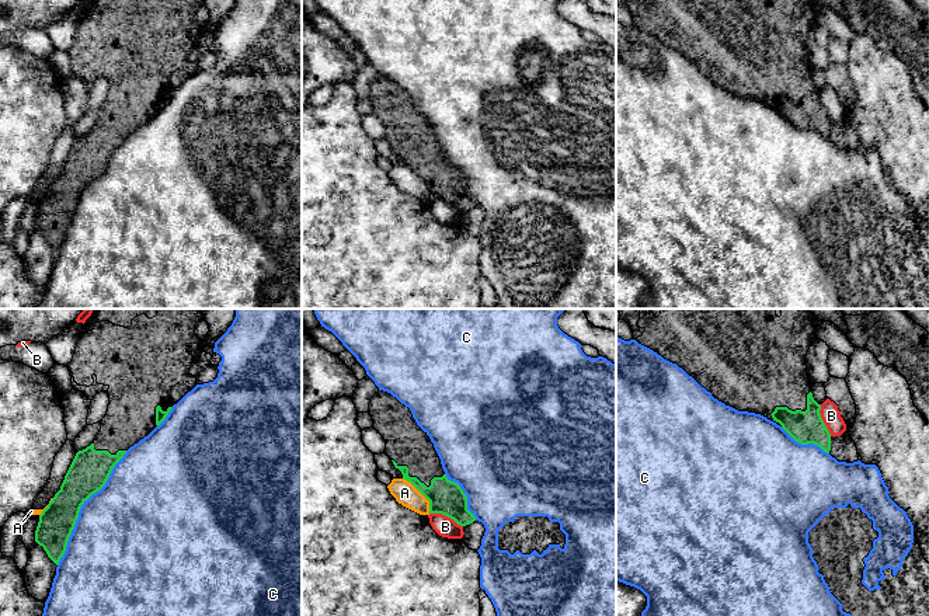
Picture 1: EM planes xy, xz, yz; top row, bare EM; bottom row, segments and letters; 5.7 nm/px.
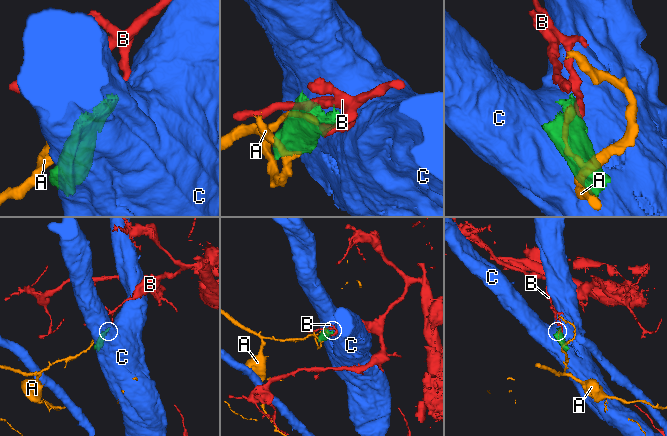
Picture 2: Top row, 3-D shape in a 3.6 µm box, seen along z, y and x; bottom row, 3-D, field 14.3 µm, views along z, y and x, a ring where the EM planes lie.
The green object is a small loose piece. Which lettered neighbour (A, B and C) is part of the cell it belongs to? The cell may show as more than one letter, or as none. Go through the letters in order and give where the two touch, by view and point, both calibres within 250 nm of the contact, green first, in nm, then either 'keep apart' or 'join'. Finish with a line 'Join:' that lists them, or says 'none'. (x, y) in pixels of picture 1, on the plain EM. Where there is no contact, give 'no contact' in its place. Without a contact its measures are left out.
A: contact xz (421, 178); calibres 200 and 130 nm; keep apart
B: contact xz (446, 201); calibres 200 and 120 nm; keep apart
C: contact xy (80, 192); calibres 220 and 480 nm; keep apart
Join: none

